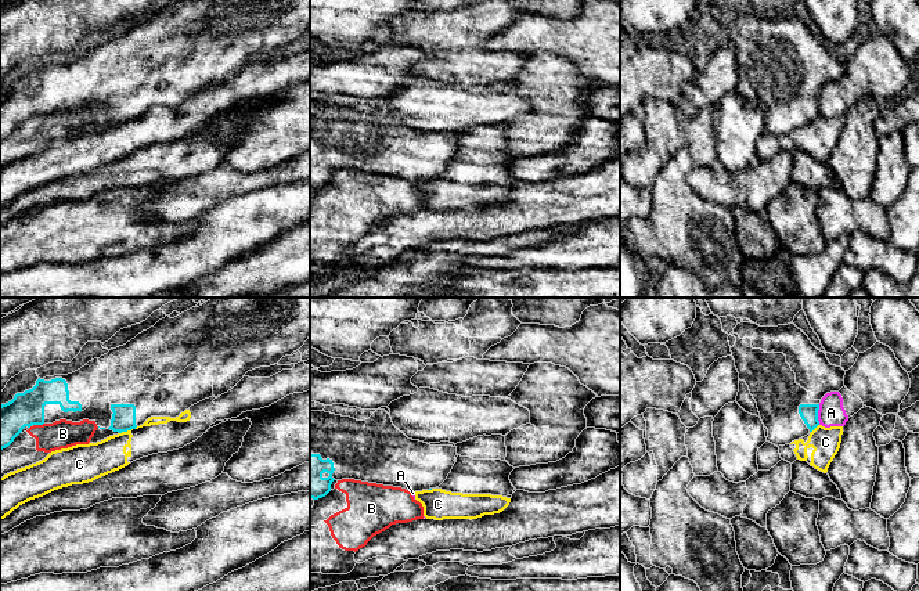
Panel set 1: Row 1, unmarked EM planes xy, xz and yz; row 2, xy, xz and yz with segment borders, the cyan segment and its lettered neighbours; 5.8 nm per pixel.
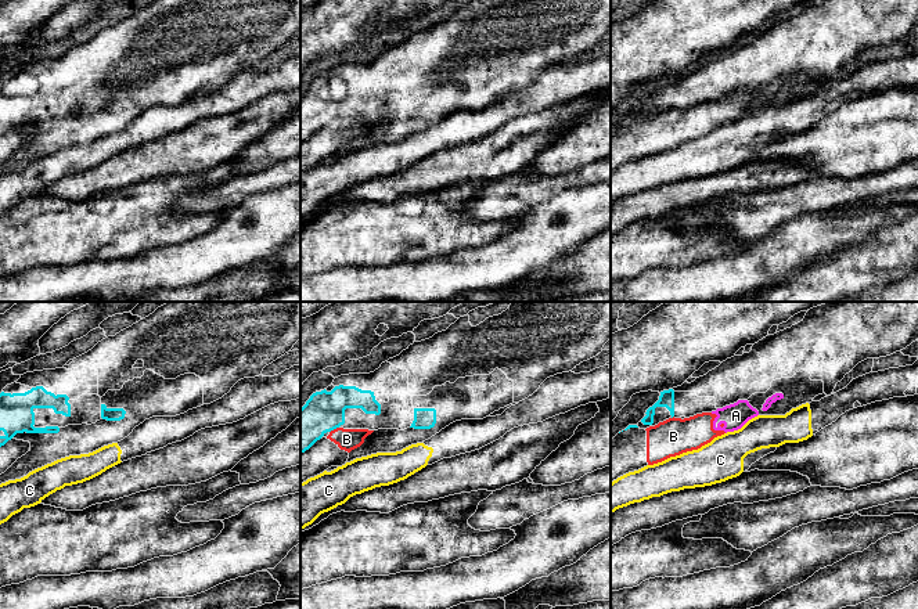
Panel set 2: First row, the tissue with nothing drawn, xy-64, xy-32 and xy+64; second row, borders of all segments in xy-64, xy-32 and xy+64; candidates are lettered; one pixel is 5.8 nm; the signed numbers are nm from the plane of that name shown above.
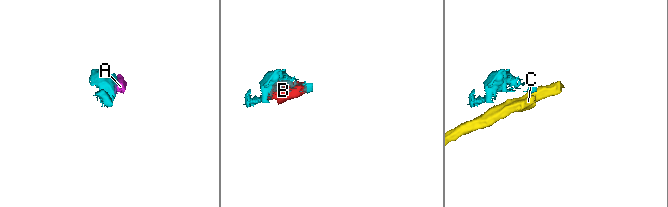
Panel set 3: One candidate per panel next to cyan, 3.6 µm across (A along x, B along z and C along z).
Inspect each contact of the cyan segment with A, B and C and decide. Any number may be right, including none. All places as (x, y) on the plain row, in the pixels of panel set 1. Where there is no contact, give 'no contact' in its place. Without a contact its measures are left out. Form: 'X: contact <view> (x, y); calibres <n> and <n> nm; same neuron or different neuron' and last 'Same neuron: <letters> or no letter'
A: contact yz (817, 104); calibres 110 and 150 nm; different neuron
B: contact xy (38, 114); calibres 220 and 170 nm; different neuron
C: contact xy (125, 121); calibres 140 and 200 nm; different neuron
Same neuron: no letter

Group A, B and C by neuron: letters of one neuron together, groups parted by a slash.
A B / C

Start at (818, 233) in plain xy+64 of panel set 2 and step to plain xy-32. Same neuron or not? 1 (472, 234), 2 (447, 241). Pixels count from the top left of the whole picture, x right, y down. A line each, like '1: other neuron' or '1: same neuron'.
1: other neuron
2: other neuron

